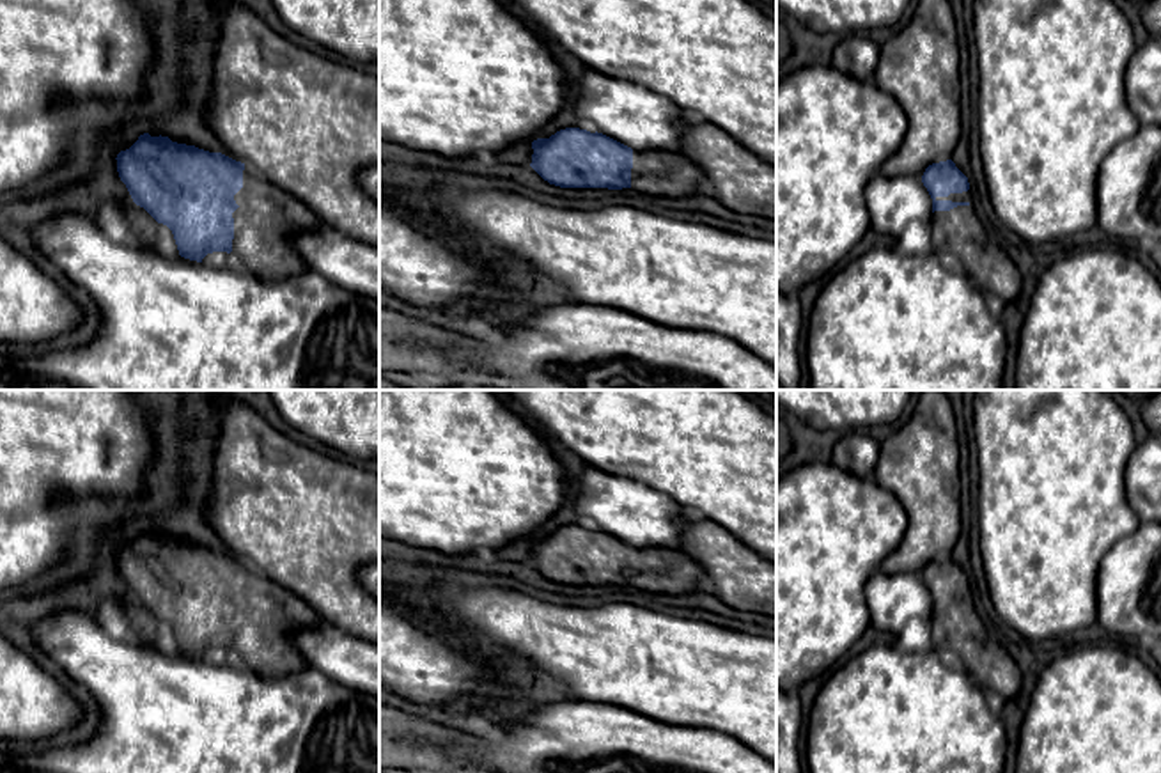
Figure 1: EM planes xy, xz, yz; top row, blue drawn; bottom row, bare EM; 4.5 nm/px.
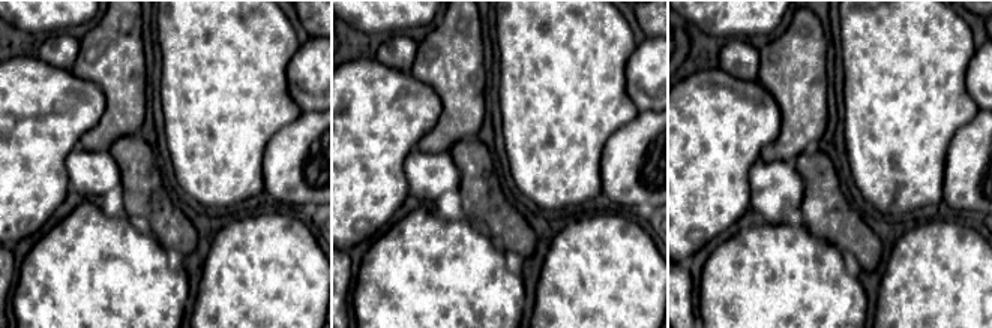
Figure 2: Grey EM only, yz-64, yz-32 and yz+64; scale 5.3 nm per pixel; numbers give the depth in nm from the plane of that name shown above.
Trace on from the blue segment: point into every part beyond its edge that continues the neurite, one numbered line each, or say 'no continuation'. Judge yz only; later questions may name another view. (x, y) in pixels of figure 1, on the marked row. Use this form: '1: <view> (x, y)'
1: yz (958, 236)

